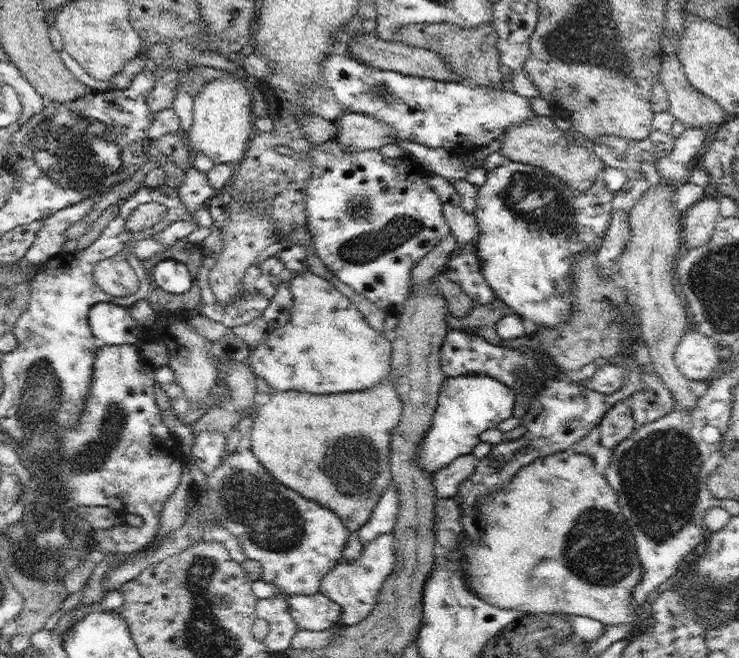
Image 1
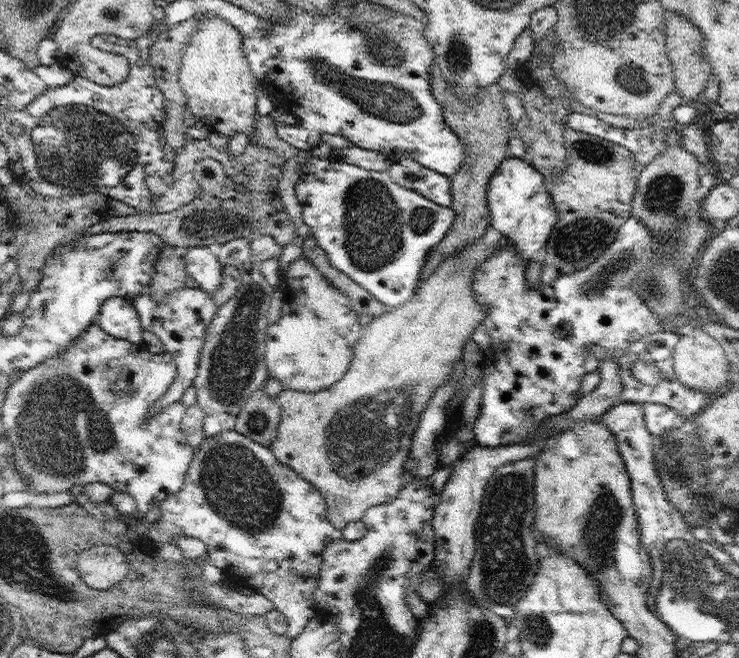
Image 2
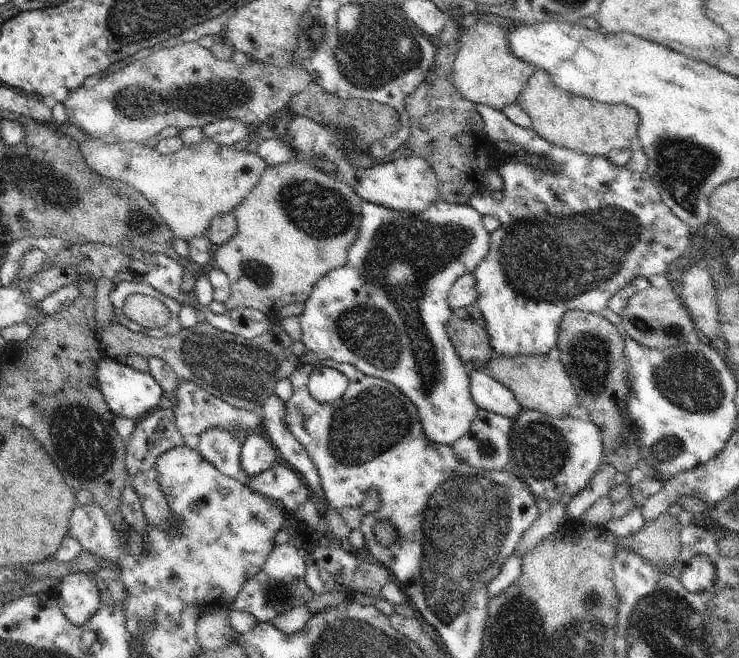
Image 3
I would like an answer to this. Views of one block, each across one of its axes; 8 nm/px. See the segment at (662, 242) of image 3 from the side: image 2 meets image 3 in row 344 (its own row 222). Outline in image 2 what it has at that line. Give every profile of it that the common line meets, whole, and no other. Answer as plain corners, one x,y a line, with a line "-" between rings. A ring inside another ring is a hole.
508,156
498,165
487,191
491,225
511,240
512,248
516,249
526,262
540,257
549,244
553,226
557,221
549,184
543,174
524,158

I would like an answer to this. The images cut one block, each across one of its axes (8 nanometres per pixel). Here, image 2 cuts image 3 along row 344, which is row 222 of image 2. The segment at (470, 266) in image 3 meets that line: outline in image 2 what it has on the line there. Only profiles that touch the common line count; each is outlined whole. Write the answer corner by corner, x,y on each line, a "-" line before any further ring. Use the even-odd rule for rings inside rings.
311,154
311,157
308,157
308,161
300,166
298,180
295,184
295,195
300,206
302,206
303,221
310,226
311,235
316,239
318,246
326,252
333,268
340,270
340,272
348,276
353,282
361,285
386,308
398,308
402,306
402,304
406,304
412,296
415,296
422,266
426,265
426,261
431,258
433,248
447,235
455,219
455,212
451,207
440,206
440,204
428,200
425,196
422,196
422,194
418,194
418,192
408,190
408,188
396,184
389,175
389,171
366,170
354,164
340,161
335,157
322,157
316,154

